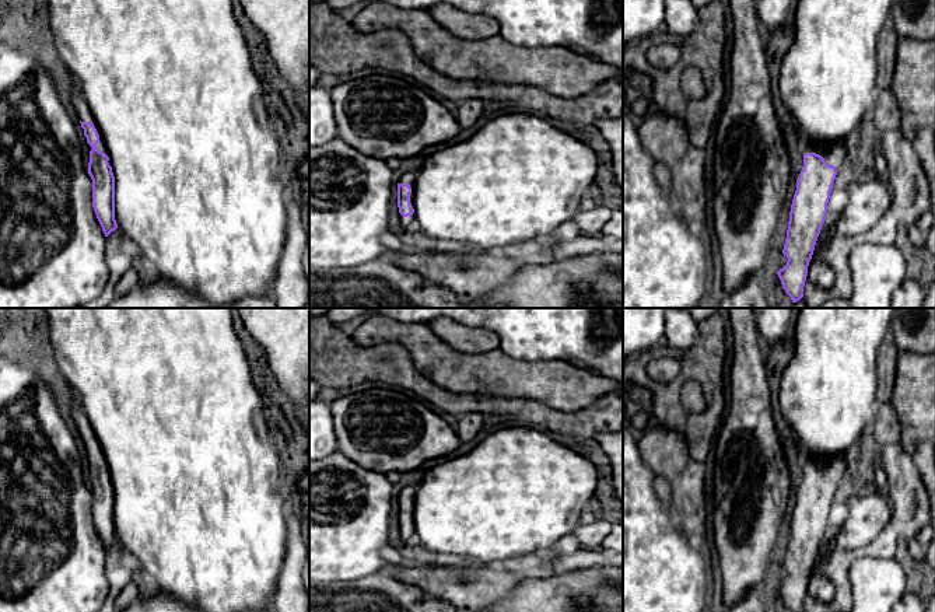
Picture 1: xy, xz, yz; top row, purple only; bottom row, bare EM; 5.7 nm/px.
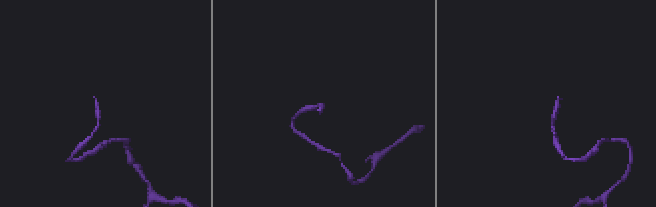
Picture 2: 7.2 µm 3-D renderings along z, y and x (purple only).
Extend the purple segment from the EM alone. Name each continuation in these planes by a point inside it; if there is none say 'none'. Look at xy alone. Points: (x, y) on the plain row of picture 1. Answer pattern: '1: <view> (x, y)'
1: xy (83, 426)

